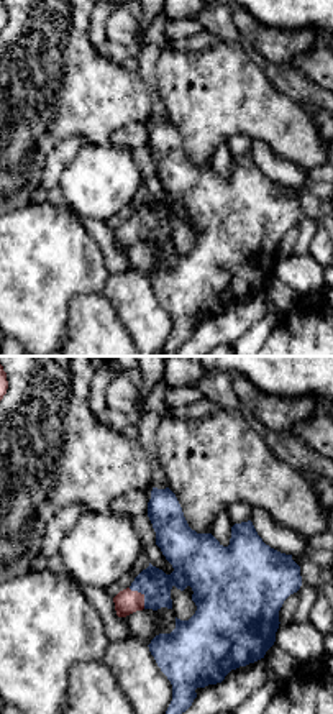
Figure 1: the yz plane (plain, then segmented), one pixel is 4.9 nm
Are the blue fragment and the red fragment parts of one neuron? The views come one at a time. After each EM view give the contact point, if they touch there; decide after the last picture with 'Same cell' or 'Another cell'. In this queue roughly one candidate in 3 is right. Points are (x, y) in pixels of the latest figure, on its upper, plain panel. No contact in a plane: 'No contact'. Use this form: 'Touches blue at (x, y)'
Touches blue at (141, 225)

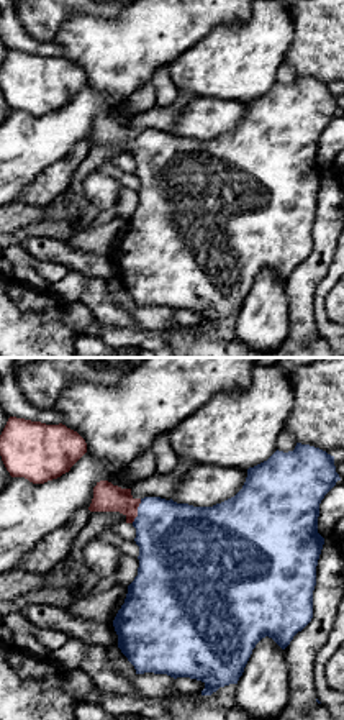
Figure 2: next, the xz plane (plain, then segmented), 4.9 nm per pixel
Touches blue at (138, 143)

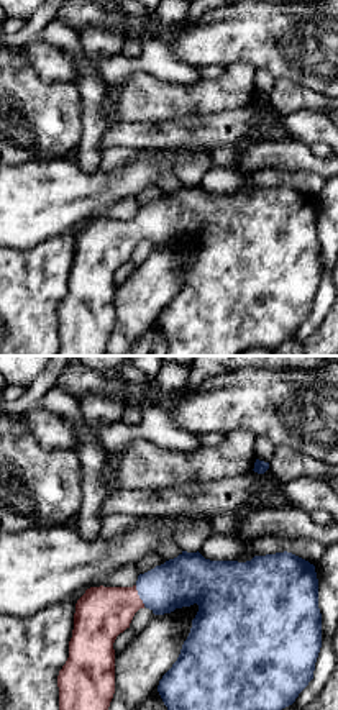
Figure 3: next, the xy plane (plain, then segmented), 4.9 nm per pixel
Touches blue at (140, 228)

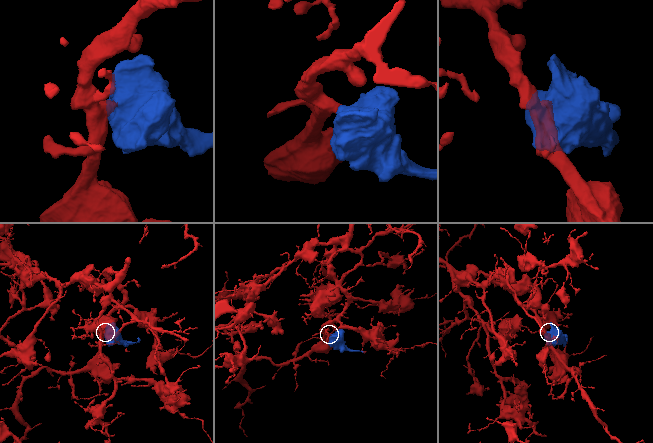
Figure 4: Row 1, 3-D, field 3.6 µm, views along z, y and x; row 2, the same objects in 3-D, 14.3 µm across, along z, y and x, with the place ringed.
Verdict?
Same cell

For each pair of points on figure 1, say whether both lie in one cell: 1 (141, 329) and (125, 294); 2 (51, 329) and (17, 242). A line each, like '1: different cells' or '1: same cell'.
1: same cell
2: same cell

